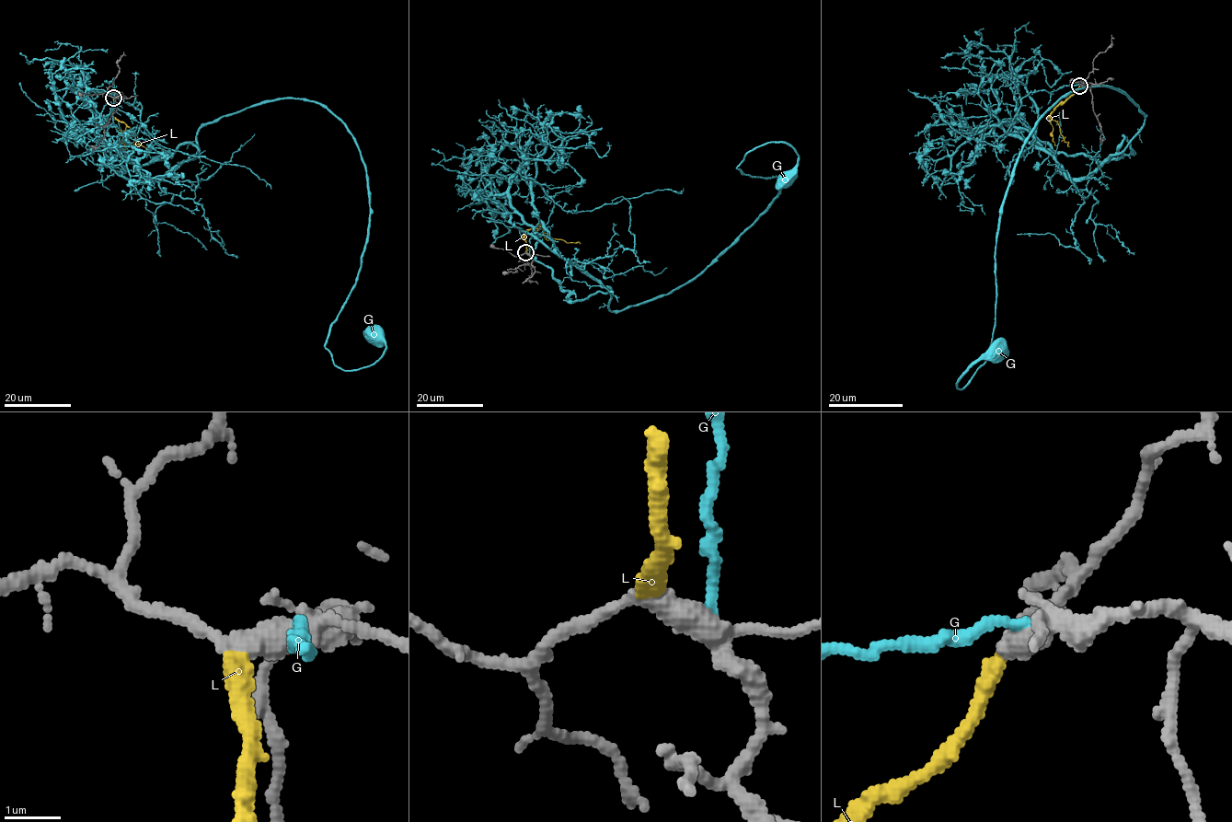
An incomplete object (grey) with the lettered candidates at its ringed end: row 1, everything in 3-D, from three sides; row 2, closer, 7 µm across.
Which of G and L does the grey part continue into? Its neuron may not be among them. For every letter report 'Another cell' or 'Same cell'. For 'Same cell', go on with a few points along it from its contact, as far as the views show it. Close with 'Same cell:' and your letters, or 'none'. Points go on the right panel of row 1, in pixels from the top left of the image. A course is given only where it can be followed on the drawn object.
G: Another cell
L: Same cell. Its course: (1080, 86), (1050, 115), (1069, 146)
Same cell: L

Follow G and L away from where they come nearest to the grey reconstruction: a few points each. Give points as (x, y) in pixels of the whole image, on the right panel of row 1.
G: (1081, 85), (1000, 125), (1087, 178), (1145, 120), (1106, 86), (1042, 116), (985, 362), (957, 387), (998, 346)
L: (1080, 86), (1050, 115), (1069, 146)

